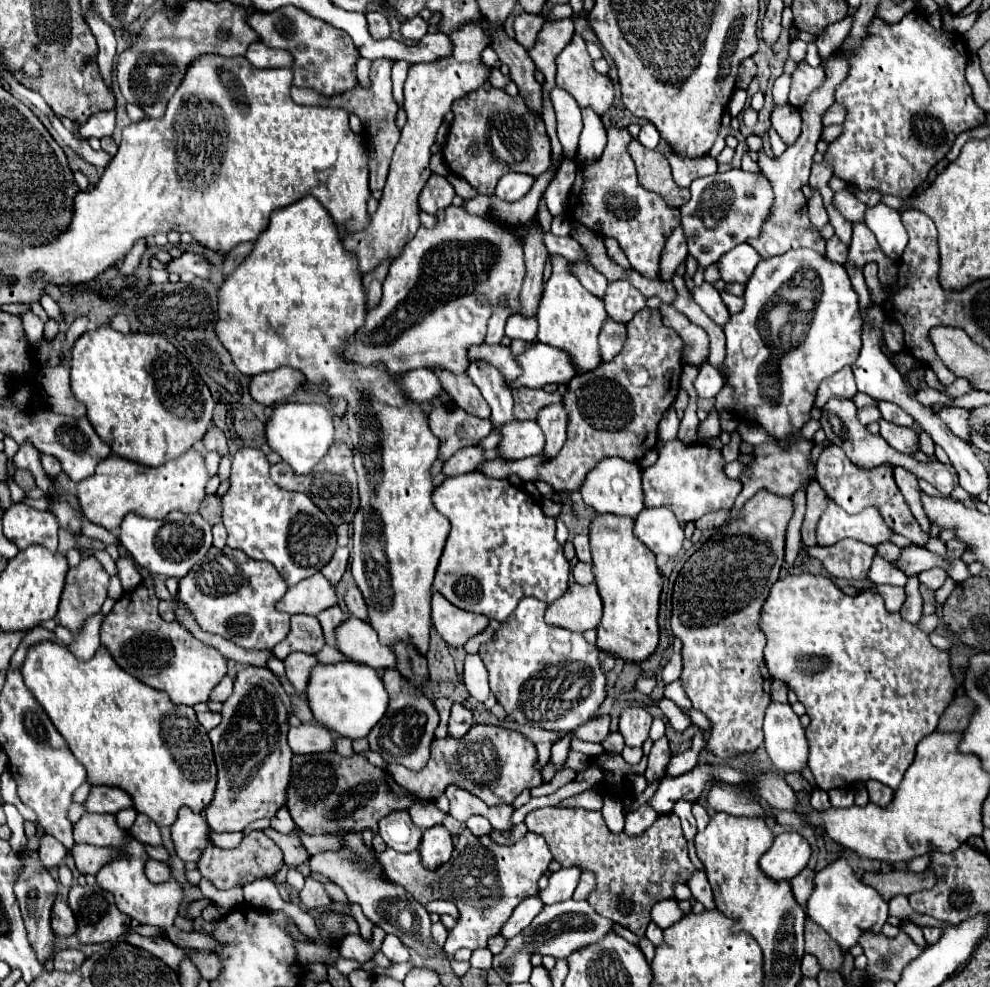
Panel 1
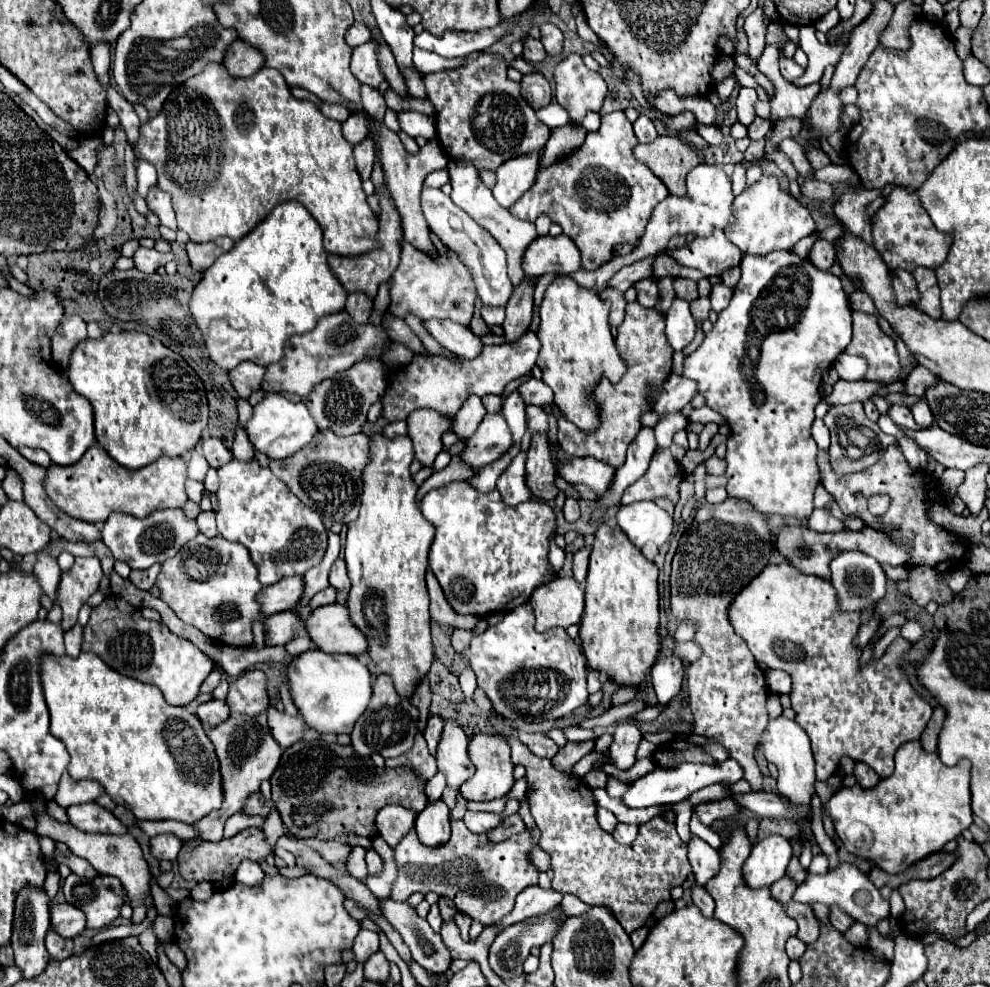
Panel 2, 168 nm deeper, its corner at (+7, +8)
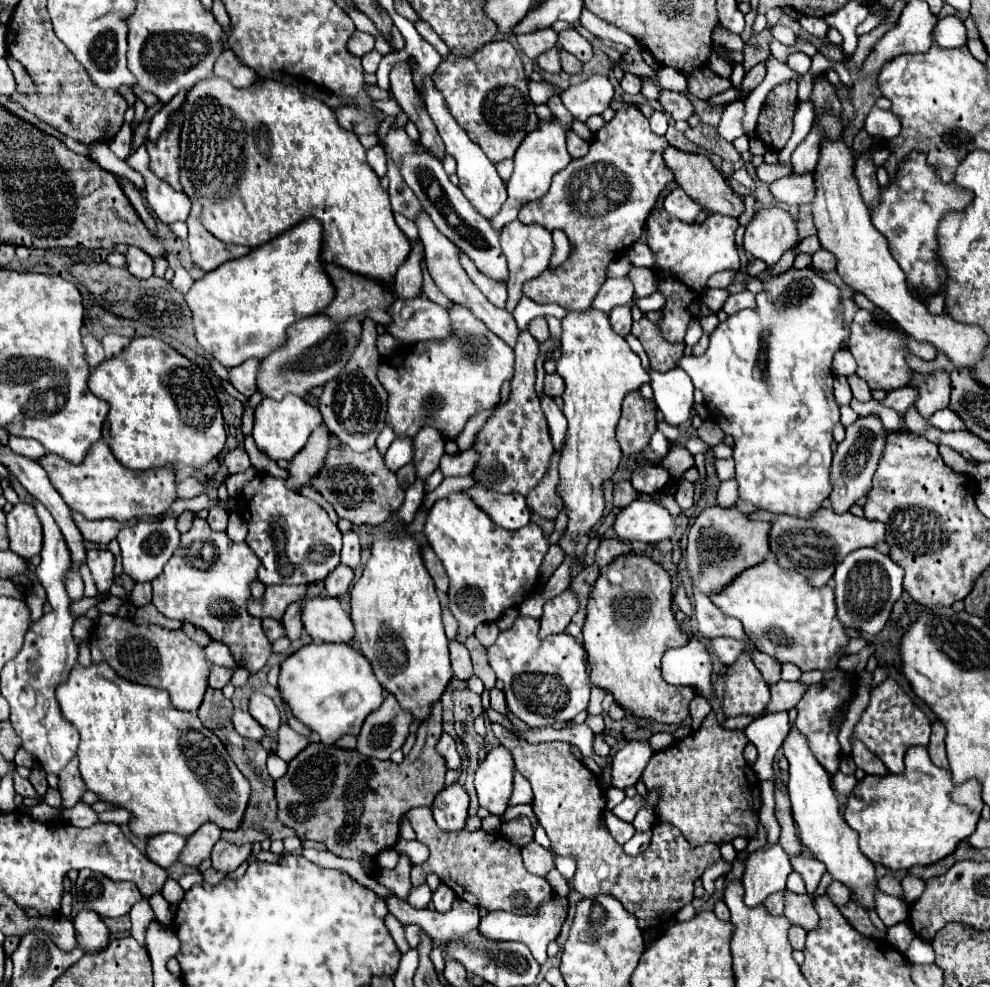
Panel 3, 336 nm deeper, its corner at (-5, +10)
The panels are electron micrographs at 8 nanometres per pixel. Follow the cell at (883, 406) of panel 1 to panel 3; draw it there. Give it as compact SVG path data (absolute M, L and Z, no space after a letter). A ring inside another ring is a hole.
M942 409L938 413L934 413L930 419L928 419L930 425L942 429L942 431L960 431L964 429L964 423L960 417L956 417L950 409Z

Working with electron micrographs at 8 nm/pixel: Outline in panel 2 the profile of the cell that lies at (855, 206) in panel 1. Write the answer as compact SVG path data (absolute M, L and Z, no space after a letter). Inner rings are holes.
M808 179L800 185L800 193L802 197L808 197L808 199L830 199L834 197L834 187L830 183L822 183L822 181L816 181L816 179Z

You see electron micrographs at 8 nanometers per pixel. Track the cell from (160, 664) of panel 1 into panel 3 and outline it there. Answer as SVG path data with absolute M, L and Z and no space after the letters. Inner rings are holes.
M102 613L90 635L92 663L106 661L120 677L166 689L176 709L198 711L208 687L212 663L206 659L204 647L194 643L184 631L168 631L160 625L136 625L132 619Z

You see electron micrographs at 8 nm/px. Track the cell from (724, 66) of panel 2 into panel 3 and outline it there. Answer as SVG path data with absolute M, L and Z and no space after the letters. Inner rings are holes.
M712 53L712 55L710 55L708 67L710 67L718 77L730 79L730 75L732 75L732 67L730 67L730 63L728 63L728 61L724 61L724 59L722 59L720 55L716 55L716 53Z

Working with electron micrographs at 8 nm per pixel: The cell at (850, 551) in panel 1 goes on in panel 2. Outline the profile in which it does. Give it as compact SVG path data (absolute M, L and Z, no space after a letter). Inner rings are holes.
M846 551L846 553L836 555L830 563L830 571L832 571L830 583L836 589L840 611L864 611L864 609L872 607L874 603L878 603L886 593L884 569L880 567L880 563L874 557L864 555L860 551Z

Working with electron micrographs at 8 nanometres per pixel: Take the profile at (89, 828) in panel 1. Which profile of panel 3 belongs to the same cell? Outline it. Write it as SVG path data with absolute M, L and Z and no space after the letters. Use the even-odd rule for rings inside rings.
M80 801L76 807L72 807L72 809L64 809L62 811L62 815L64 815L64 819L70 823L70 825L74 825L74 827L90 827L90 825L96 825L96 823L100 823L98 821L98 813L92 809L92 805L88 805L88 803L84 803L84 801Z

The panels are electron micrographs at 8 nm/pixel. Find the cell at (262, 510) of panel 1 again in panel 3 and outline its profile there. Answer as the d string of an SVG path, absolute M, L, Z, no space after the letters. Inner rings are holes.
M256 473L240 491L238 511L248 523L246 543L262 561L258 579L264 585L310 585L324 579L332 569L336 569L336 565L340 565L340 529L330 521L324 507L296 491L290 491L284 479Z

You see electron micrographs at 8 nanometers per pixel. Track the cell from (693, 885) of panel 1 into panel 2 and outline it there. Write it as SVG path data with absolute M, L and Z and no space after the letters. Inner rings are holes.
M694 887L692 889L692 901L694 901L694 905L702 911L702 915L704 917L712 917L714 915L714 899L704 891L704 887Z

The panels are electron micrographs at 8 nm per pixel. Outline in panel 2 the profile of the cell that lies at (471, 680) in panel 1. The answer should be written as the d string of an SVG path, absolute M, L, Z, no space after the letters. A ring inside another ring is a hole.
M464 669L462 673L460 673L460 689L462 689L462 693L466 695L466 697L472 697L472 693L474 693L474 689L476 689L476 675L474 675L474 671L472 669Z

